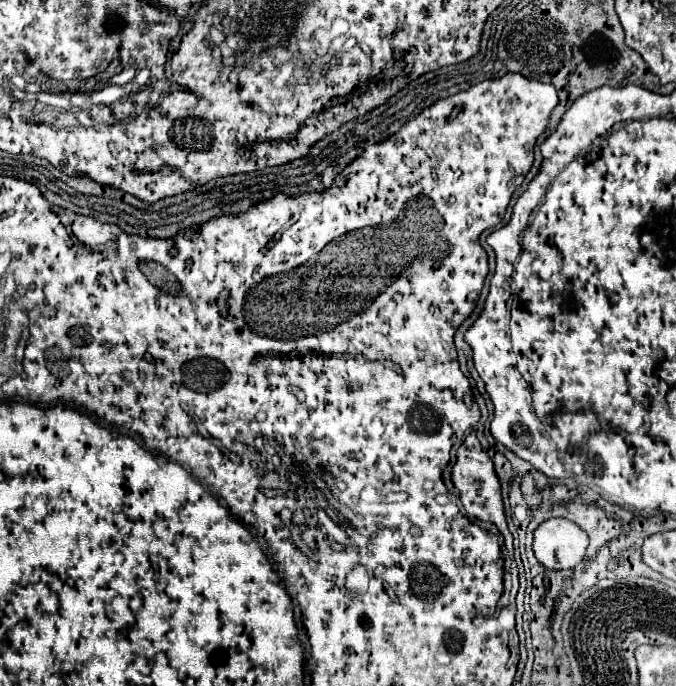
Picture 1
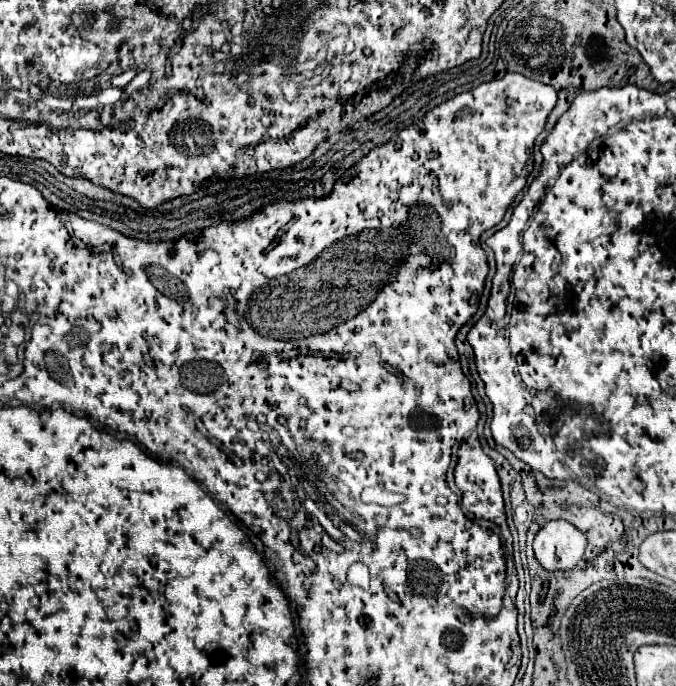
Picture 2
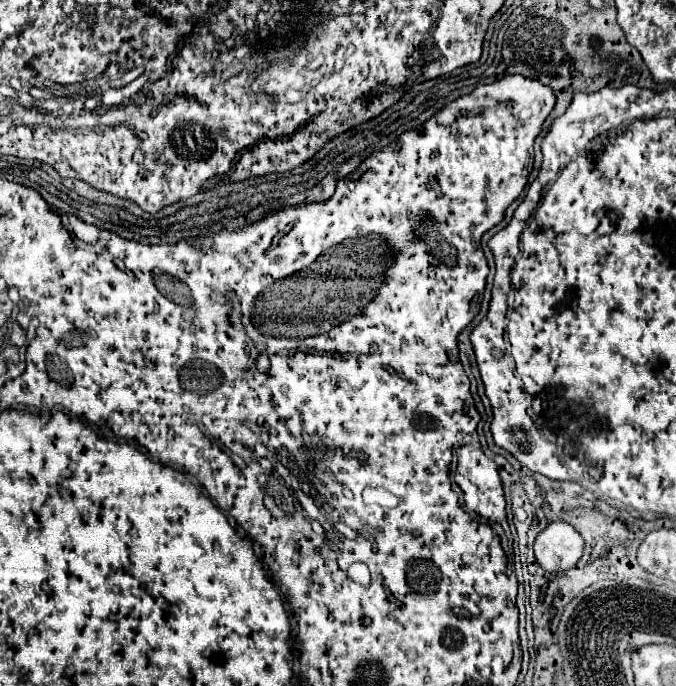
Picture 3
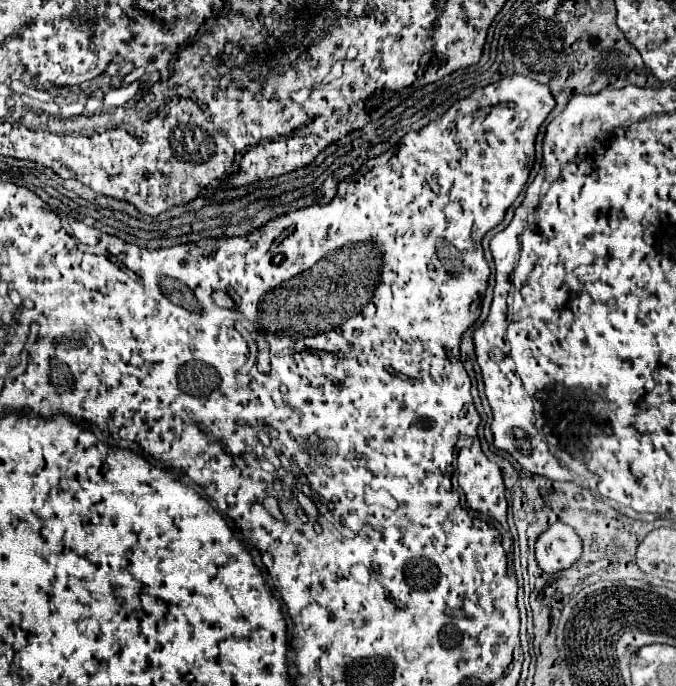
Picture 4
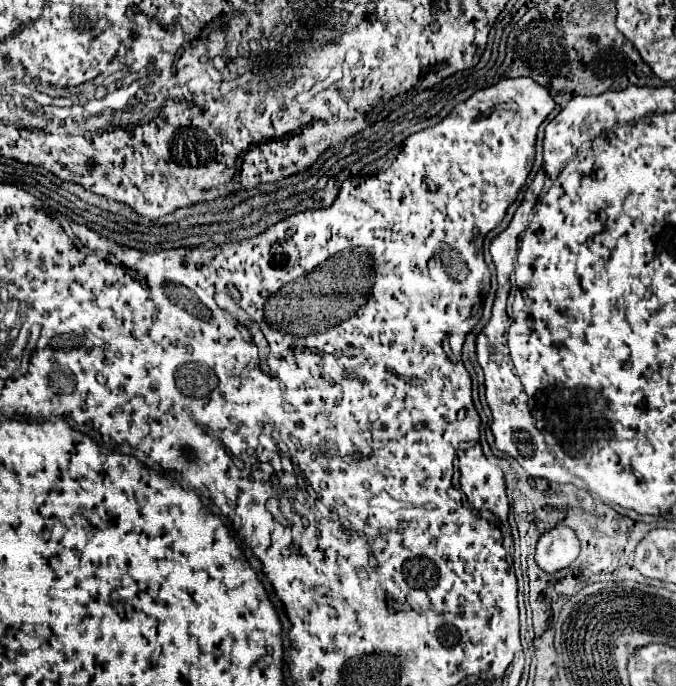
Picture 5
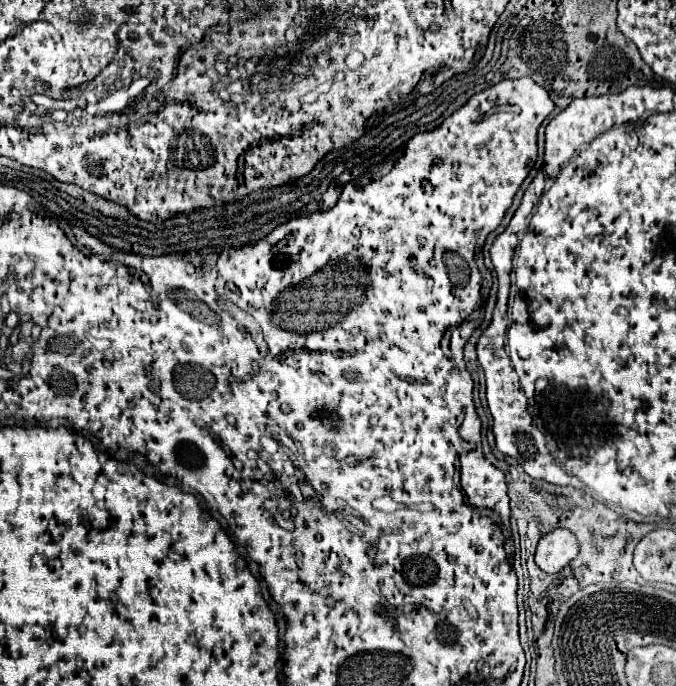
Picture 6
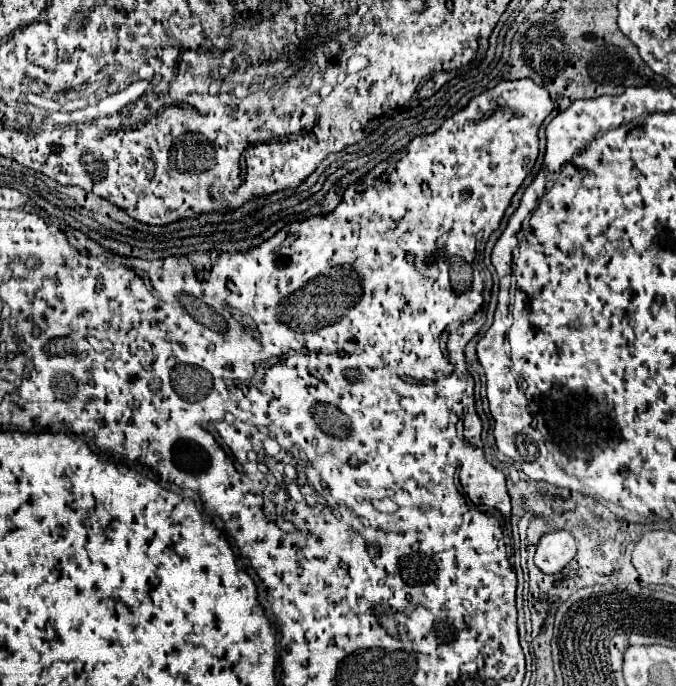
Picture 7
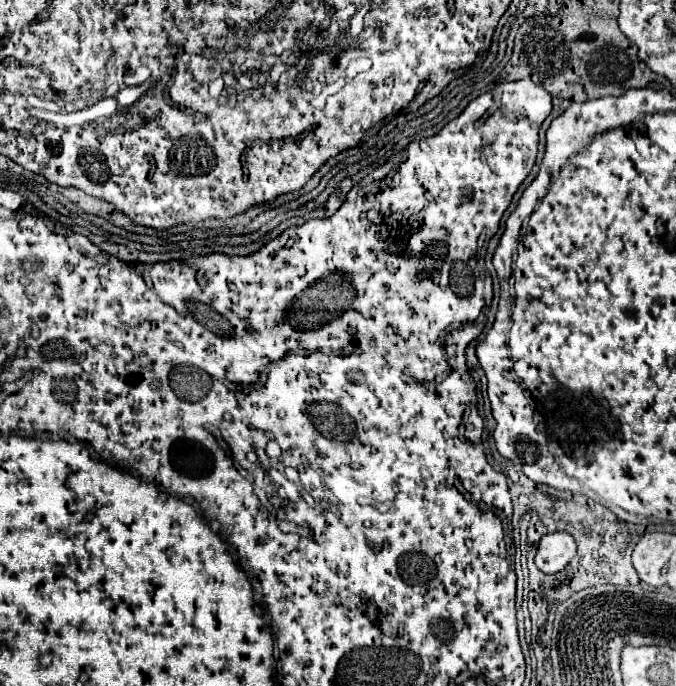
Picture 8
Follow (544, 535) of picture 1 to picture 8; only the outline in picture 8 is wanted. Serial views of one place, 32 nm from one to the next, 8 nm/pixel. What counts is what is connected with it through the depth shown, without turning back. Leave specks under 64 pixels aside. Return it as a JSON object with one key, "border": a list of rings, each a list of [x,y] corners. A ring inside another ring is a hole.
{"border":[[[552,532],[538,542],[534,562],[544,574],[556,574],[564,570],[564,566],[574,558],[574,554],[576,554],[574,538],[568,532]]]}

